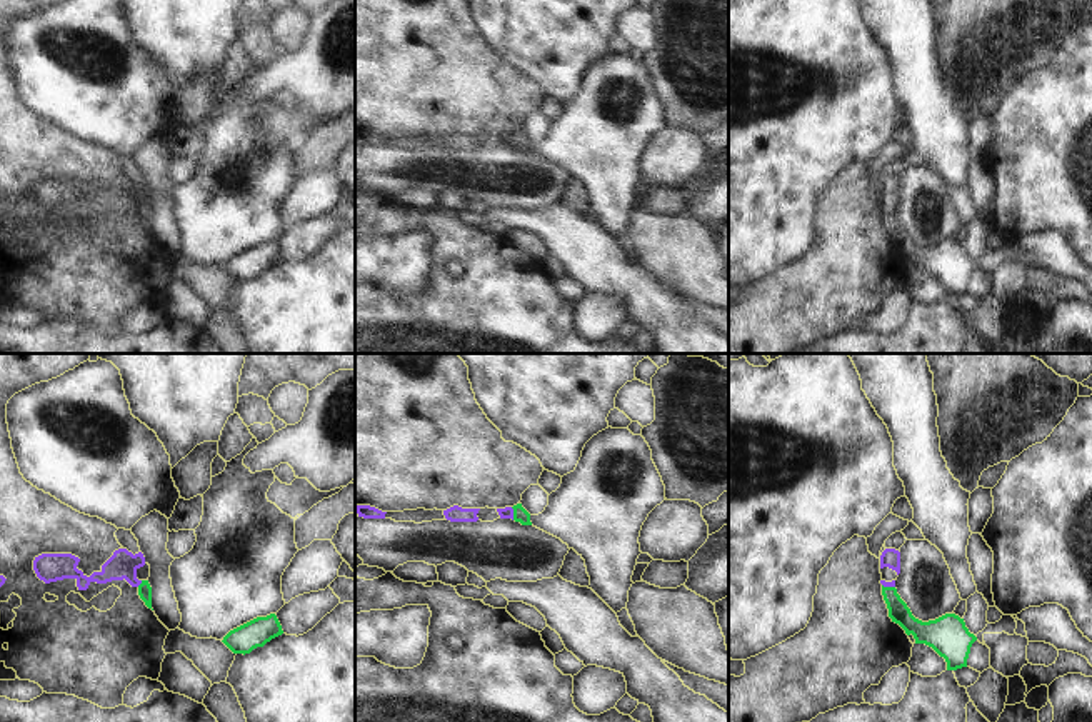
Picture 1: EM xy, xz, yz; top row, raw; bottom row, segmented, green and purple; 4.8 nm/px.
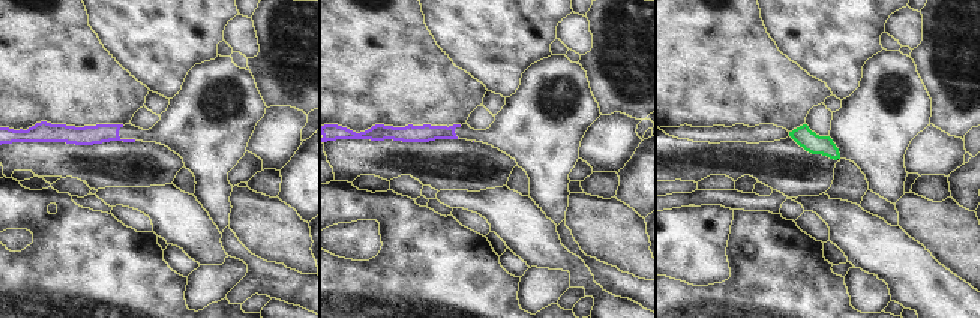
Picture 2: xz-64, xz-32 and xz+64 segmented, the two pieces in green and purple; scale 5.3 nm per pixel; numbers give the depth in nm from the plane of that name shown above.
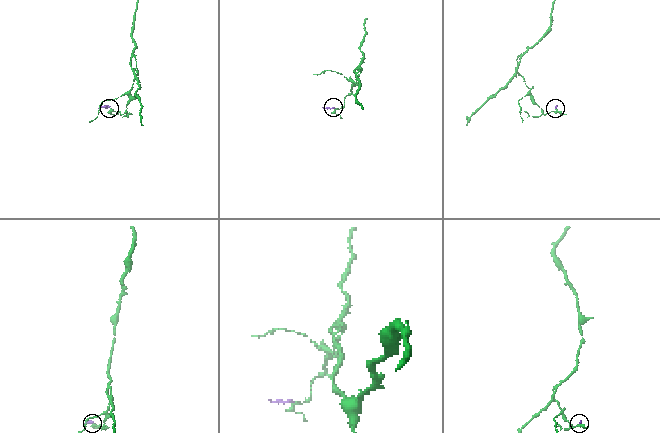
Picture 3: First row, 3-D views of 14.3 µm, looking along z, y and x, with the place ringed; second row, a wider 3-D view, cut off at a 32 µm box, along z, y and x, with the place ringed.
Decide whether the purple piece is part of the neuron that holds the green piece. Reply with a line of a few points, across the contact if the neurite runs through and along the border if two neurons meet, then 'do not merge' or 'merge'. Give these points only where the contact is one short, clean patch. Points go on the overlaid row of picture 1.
line xy (144, 589), (140, 584), (122, 564); merge

